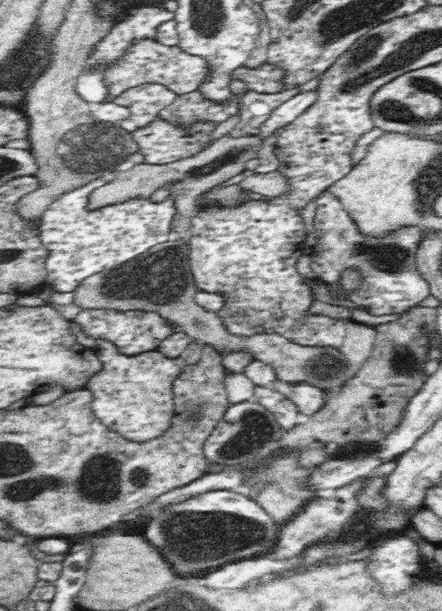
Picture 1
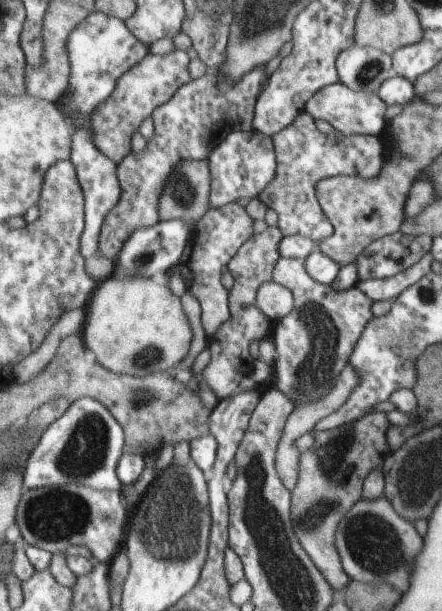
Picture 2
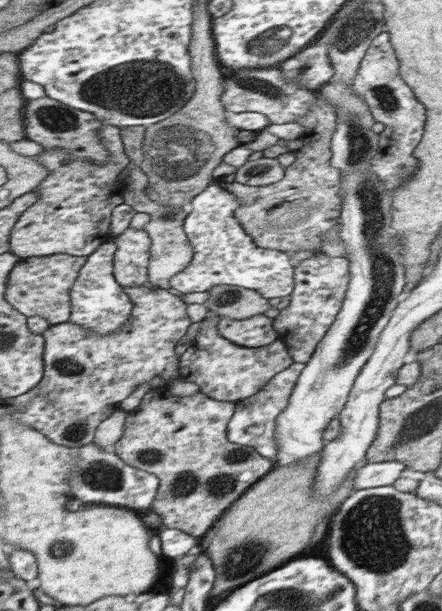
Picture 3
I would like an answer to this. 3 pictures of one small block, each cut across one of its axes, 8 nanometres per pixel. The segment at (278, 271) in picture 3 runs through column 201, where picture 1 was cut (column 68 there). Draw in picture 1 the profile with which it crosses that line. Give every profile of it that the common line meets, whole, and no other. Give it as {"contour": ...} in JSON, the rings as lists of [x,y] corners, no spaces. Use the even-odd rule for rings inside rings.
{"contour":[[[74,188],[62,192],[44,210],[40,240],[50,252],[46,260],[48,292],[74,292],[84,278],[136,260],[136,256],[156,248],[156,244],[170,242],[174,214],[178,214],[170,194],[162,202],[152,202],[152,198],[132,198],[98,210],[90,210],[88,202],[88,188]]]}

